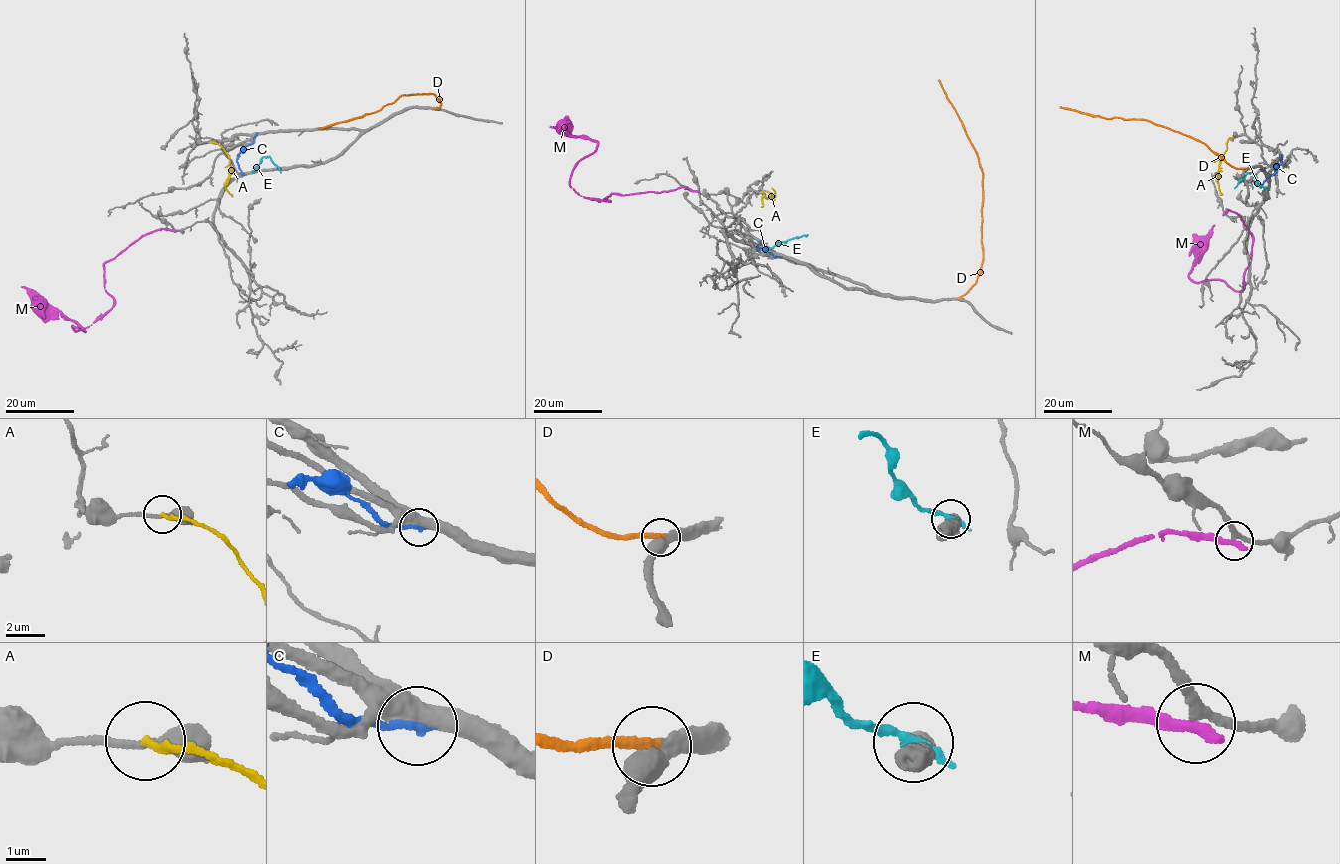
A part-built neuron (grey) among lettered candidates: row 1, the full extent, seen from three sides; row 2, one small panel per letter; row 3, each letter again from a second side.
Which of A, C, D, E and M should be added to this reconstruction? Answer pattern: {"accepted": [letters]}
{"accepted": ["D"]}

